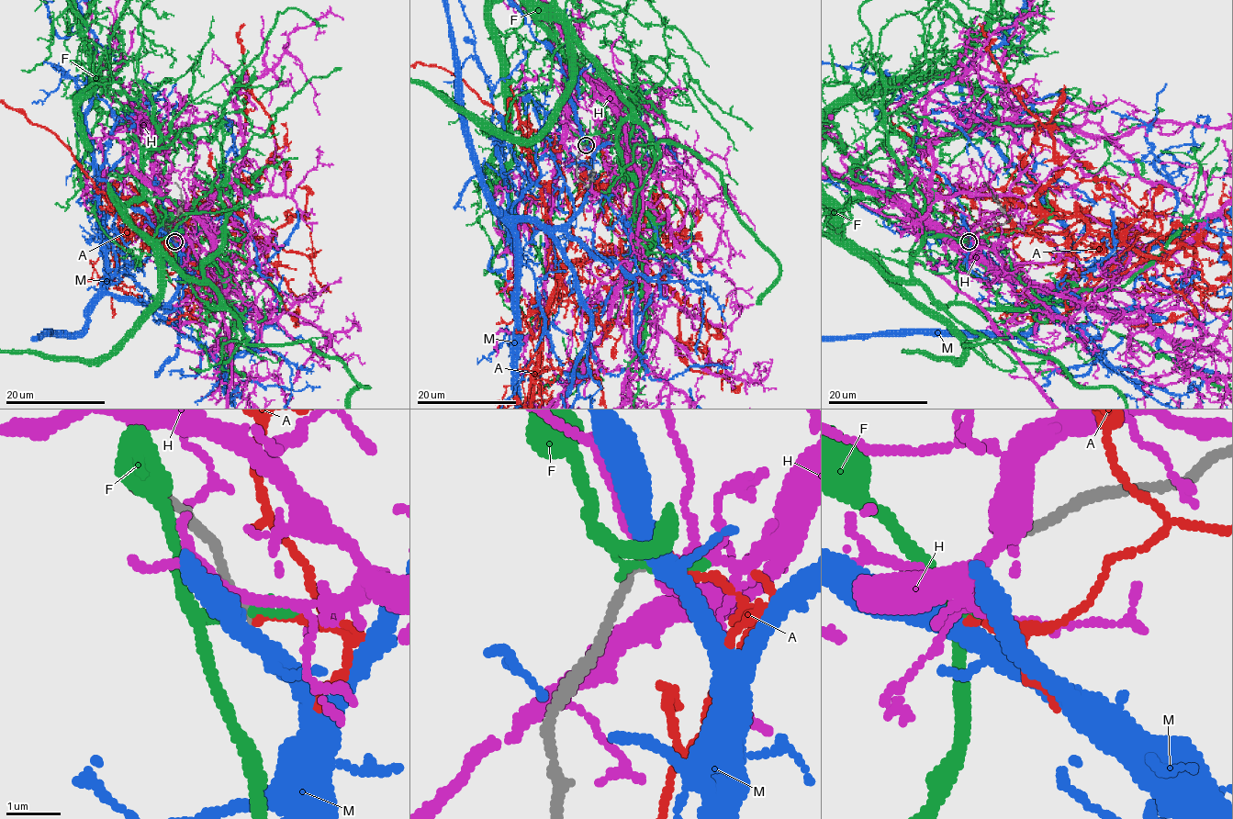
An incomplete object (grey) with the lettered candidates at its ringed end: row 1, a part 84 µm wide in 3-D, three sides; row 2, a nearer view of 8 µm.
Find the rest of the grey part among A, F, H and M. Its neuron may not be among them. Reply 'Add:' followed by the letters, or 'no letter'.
Add: M

